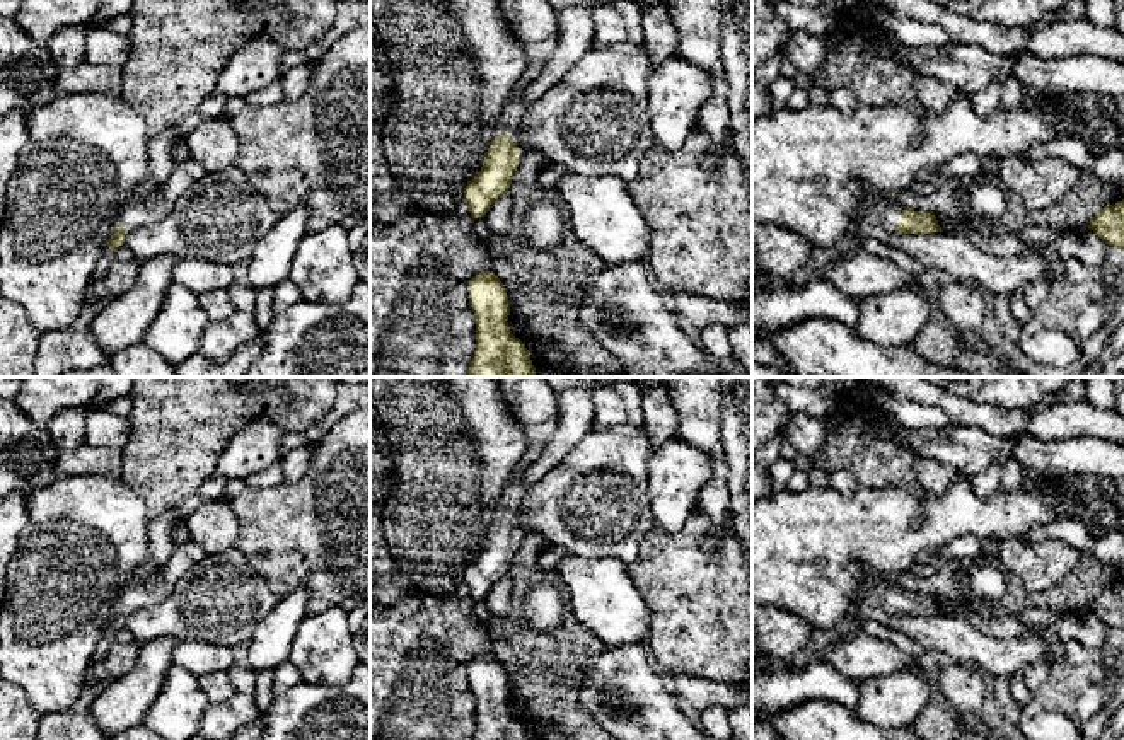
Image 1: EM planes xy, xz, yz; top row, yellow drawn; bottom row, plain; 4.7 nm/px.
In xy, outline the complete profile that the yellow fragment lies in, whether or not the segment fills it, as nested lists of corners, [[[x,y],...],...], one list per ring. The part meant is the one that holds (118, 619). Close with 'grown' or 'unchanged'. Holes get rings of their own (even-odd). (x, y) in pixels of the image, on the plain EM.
[[[194,541],[176,544],[169,559],[150,571],[143,580],[131,580],[123,593],[121,607],[114,612],[107,624],[116,633],[125,624],[125,617],[145,607],[157,605],[177,583],[177,580],[196,563],[205,559],[208,552]]] | grown

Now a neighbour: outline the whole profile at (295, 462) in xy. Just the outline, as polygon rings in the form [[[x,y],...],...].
[[[307,445],[297,447],[281,455],[283,483],[297,483],[309,469],[312,448]]]

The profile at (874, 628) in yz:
[[[861,617],[861,629],[870,636],[894,643],[897,648],[901,648],[916,660],[921,660],[923,655],[928,651],[913,639],[909,639],[907,636],[887,627],[884,622]]]

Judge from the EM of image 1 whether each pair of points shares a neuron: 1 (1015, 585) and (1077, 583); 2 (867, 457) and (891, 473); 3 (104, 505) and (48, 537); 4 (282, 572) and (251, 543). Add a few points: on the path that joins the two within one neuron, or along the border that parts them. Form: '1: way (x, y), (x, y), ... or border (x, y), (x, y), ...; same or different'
1: way (1031, 599), (1061, 597); same
2: way (872, 457), (886, 468); same
3: way (91, 519), (72, 537), (62, 537); same
4: way (282, 561), (261, 543); same

